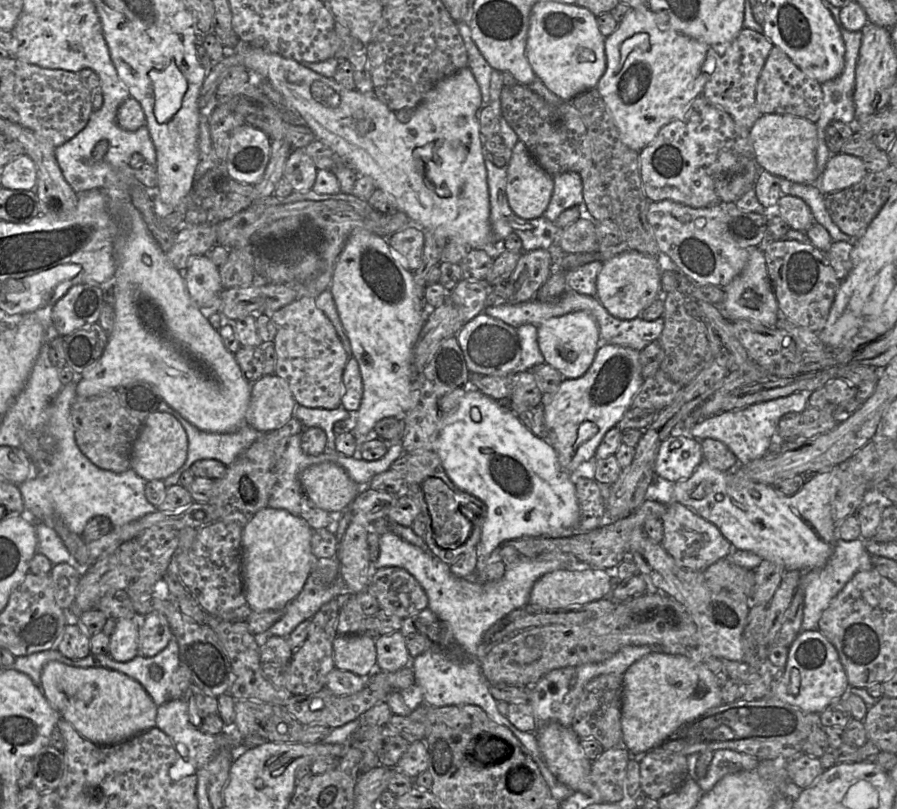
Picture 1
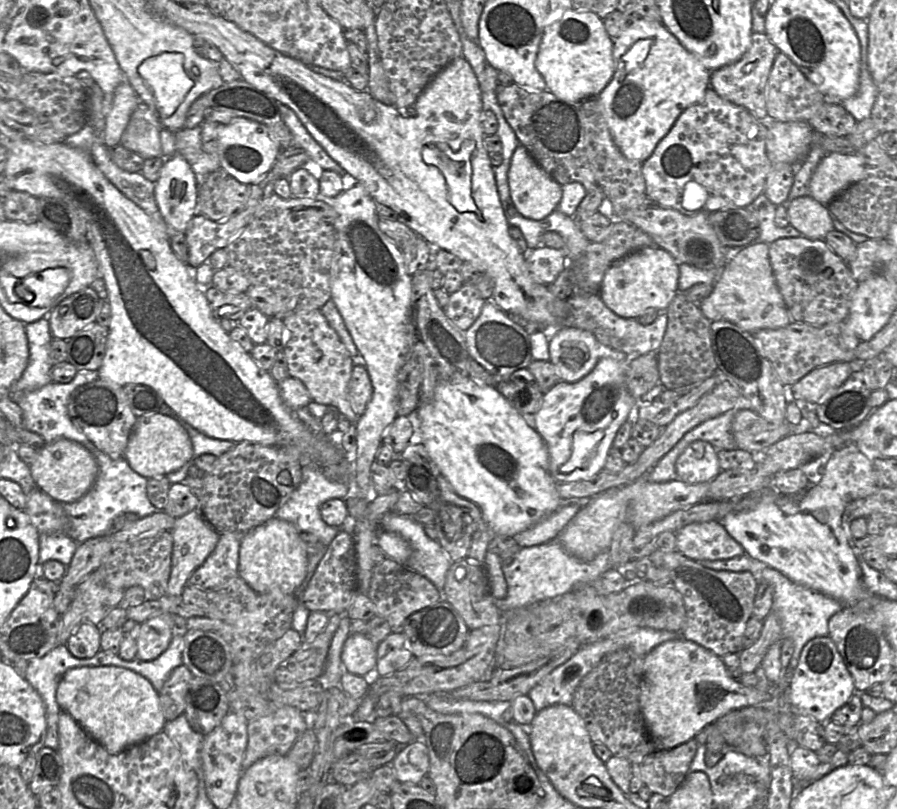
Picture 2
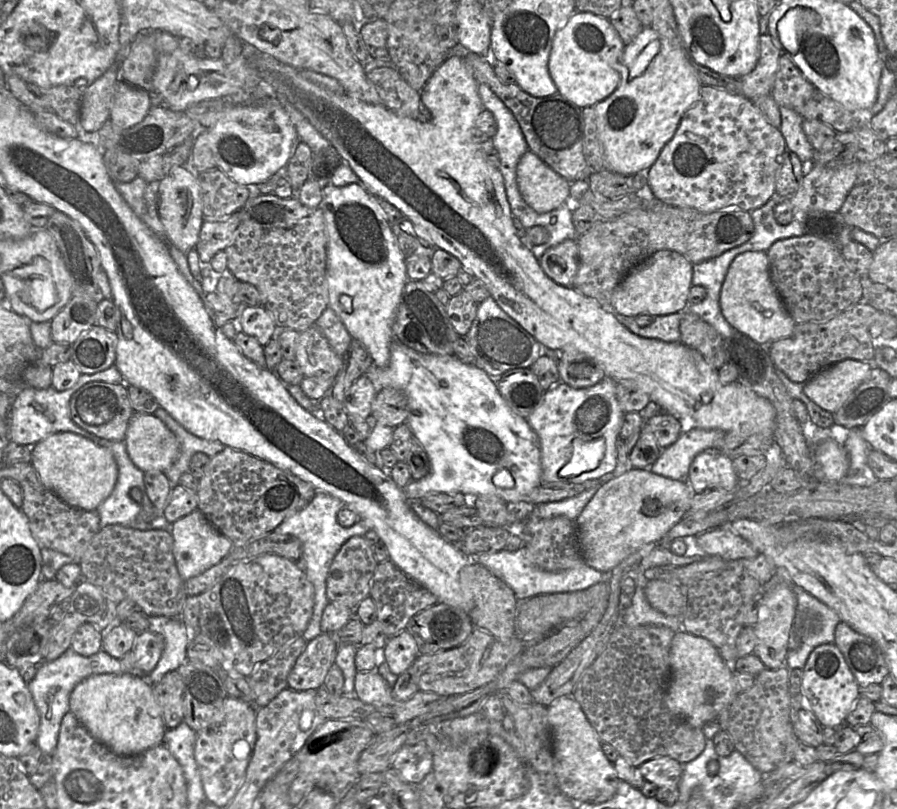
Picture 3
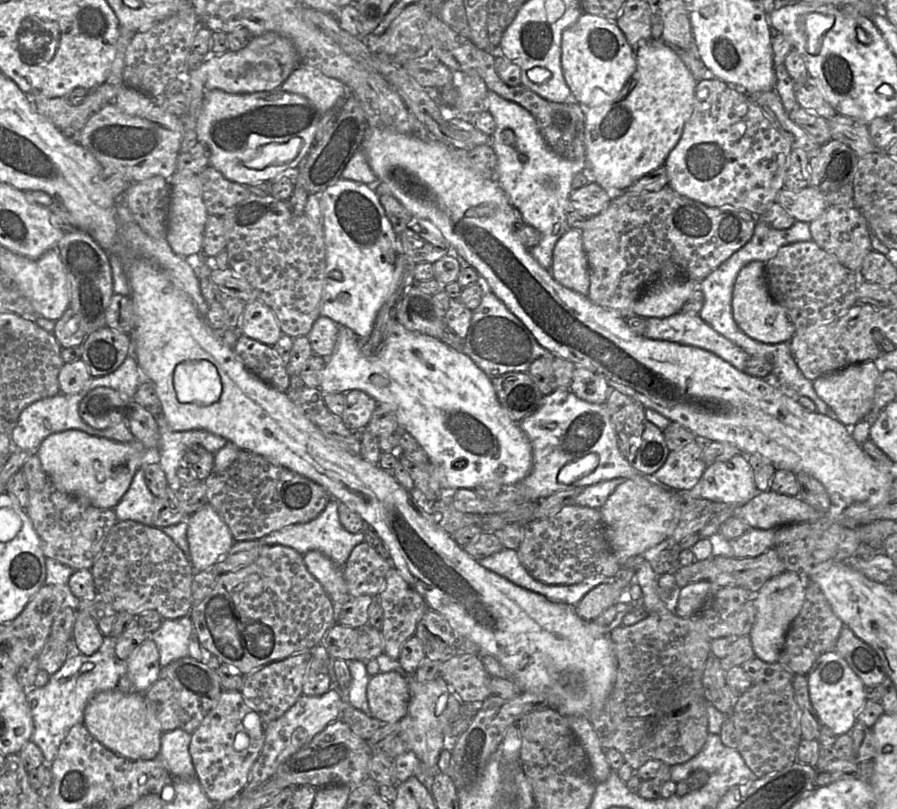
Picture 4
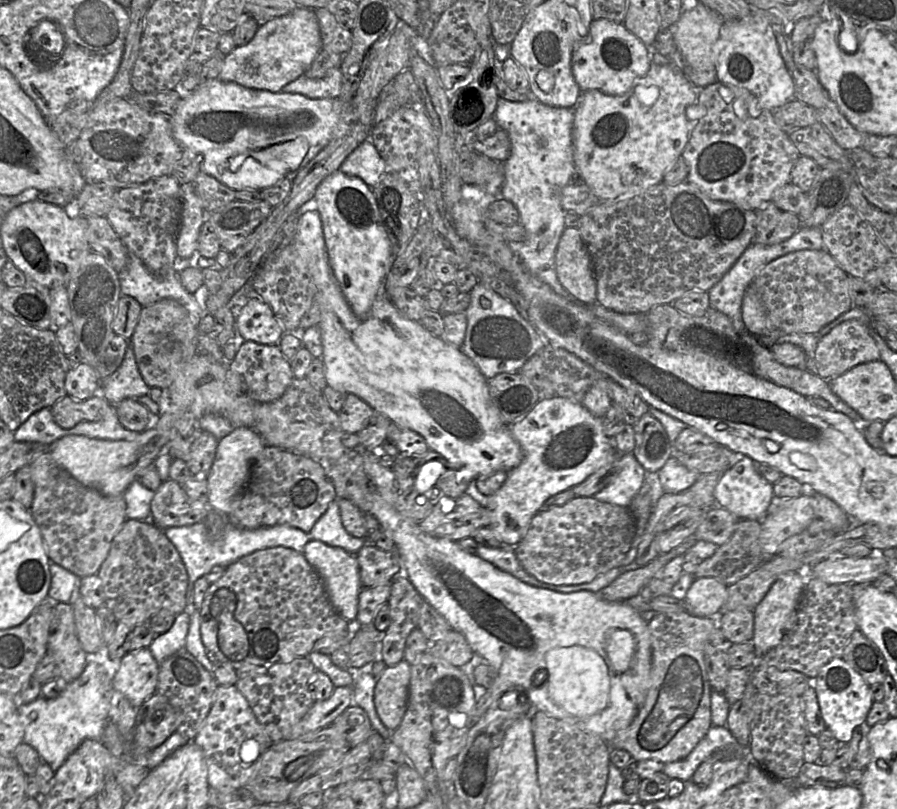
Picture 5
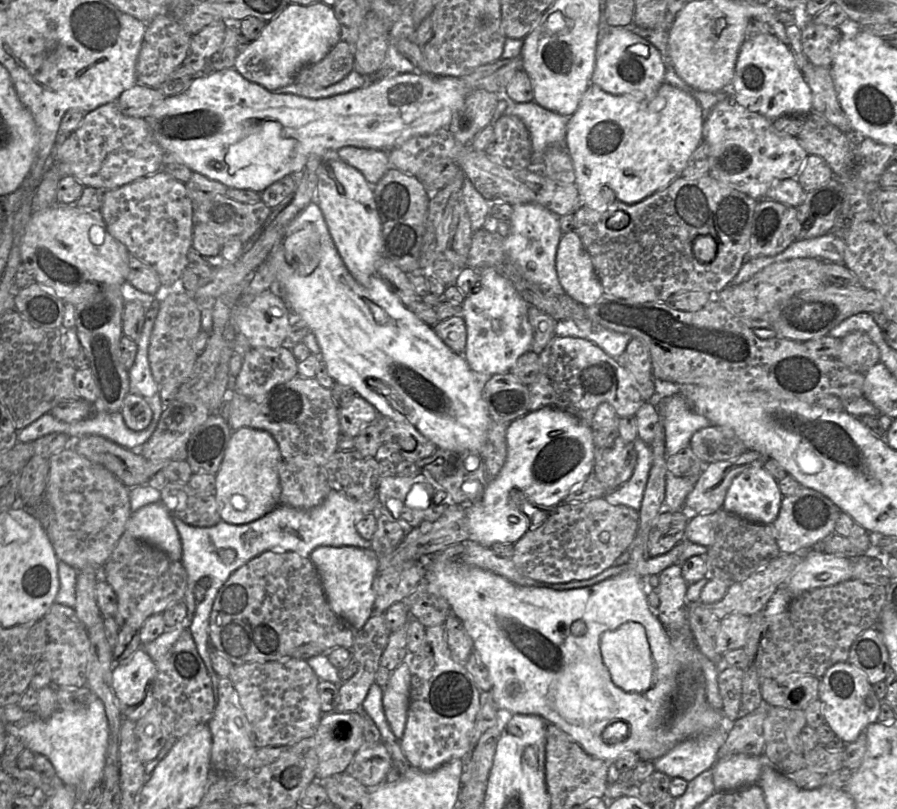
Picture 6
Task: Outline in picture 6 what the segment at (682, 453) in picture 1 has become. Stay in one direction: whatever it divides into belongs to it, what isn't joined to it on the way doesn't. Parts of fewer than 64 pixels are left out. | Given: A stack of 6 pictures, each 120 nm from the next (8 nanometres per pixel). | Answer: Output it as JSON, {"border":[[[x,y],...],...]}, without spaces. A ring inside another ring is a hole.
{"border":[[[753,466],[735,477],[723,509],[750,522],[773,524],[782,499],[778,481],[763,467]]]}

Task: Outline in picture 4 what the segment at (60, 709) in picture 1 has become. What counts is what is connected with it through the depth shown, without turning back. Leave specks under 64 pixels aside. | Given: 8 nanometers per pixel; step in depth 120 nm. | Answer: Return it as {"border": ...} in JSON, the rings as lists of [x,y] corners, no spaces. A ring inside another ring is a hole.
{"border":[[[118,689],[96,694],[86,705],[82,723],[90,734],[103,746],[128,760],[152,760],[159,756],[163,731],[152,710],[147,705],[145,694],[123,693]]]}

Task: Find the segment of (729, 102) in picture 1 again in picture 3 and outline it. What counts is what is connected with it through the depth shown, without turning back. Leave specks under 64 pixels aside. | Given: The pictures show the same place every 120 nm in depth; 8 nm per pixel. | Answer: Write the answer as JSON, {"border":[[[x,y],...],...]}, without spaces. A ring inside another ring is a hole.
{"border":[[[769,34],[760,35],[759,46],[760,55],[756,67],[739,79],[742,95],[751,101],[771,93],[782,54]]]}

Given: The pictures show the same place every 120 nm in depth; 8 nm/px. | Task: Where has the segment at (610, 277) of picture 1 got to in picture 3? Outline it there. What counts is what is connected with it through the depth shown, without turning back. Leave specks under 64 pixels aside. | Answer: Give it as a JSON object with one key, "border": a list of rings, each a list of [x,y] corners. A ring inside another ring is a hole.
{"border":[[[660,250],[634,267],[613,291],[611,304],[624,316],[640,314],[668,315],[683,312],[688,307],[689,290],[692,286],[693,264],[683,255],[672,250]]]}

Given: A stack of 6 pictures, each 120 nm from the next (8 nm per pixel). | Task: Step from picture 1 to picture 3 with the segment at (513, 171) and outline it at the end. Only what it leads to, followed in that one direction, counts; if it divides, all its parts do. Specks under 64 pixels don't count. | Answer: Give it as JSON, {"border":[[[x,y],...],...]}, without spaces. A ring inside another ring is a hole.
{"border":[[[530,150],[520,158],[516,172],[523,199],[537,213],[555,210],[569,197],[570,182]]]}

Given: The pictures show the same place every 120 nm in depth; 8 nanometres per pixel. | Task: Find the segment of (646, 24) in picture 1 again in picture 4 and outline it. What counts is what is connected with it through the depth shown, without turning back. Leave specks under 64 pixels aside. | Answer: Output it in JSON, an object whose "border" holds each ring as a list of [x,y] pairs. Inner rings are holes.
{"border":[[[662,39],[646,41],[638,47],[635,57],[636,70],[620,93],[597,106],[588,107],[584,113],[586,167],[611,199],[620,196],[642,176],[664,165],[695,105],[696,79],[678,54]]]}

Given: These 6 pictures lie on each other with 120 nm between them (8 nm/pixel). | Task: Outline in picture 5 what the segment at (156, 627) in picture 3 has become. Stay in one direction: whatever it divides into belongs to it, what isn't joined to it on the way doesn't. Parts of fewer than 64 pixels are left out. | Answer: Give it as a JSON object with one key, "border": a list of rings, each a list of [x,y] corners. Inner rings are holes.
{"border":[[[182,612],[178,614],[172,627],[163,634],[155,637],[149,649],[160,665],[174,653],[185,648],[191,615]]]}

